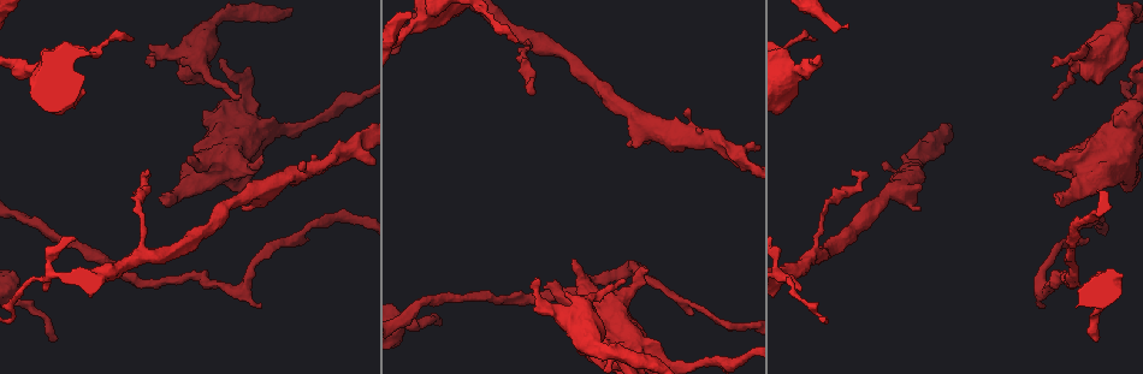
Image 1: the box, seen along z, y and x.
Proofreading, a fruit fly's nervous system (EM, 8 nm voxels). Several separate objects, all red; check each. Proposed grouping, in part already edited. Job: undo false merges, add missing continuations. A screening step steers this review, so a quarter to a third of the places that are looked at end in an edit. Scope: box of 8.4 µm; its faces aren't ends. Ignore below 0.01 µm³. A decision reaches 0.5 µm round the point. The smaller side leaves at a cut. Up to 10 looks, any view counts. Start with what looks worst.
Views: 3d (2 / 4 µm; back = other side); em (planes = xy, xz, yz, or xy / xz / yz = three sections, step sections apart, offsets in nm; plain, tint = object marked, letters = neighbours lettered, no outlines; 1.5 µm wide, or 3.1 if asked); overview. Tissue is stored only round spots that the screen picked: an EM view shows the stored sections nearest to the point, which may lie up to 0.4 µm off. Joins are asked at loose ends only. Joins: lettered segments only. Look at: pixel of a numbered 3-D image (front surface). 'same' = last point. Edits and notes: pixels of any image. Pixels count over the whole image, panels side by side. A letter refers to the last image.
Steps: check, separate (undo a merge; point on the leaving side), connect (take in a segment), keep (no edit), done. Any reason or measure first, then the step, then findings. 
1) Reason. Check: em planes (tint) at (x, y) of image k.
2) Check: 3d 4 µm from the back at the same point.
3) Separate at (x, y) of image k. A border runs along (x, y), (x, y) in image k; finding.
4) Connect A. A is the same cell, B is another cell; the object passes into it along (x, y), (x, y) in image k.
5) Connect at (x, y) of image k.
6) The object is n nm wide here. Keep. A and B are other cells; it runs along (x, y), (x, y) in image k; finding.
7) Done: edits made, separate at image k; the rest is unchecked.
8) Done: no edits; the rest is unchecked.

An open end. Check: 3d 2 µm at (159, 199) of image 1.

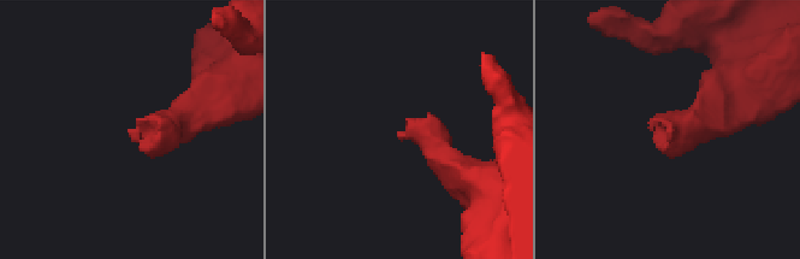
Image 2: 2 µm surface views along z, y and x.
Check: em planes (letters) at (665, 131) of image 2.

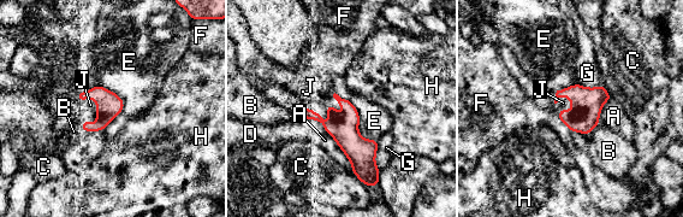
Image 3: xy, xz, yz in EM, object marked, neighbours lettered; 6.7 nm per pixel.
The longest contact is with A, 380 nm. Connect J. J is the same cell, A, B, C, D, E, F, G and H are other cells; the cell continues.

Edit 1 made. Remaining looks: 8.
An open end. Check: 3d 4 µm at (1097, 341) of image 1.

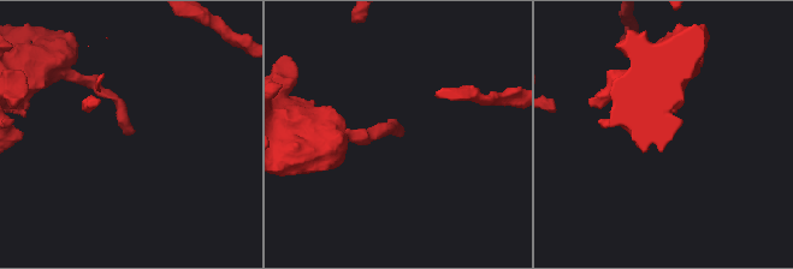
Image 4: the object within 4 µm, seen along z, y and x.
Check: em planes (letters) at (401, 133) of image 4.

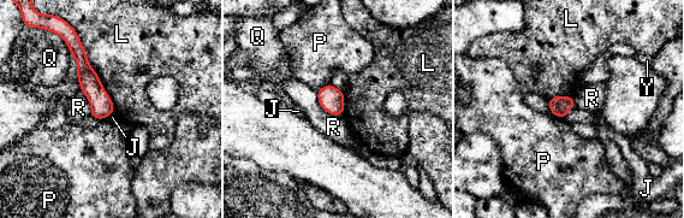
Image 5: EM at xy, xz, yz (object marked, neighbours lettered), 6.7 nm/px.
Keep. J, L, P, Q, R and Y are other cells; it runs along (72, 42), (101, 104), (101, 116) in image 5; none of them fits.

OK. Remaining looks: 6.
Check: 3d 4 µm from the back at (260, 304) of image 1.

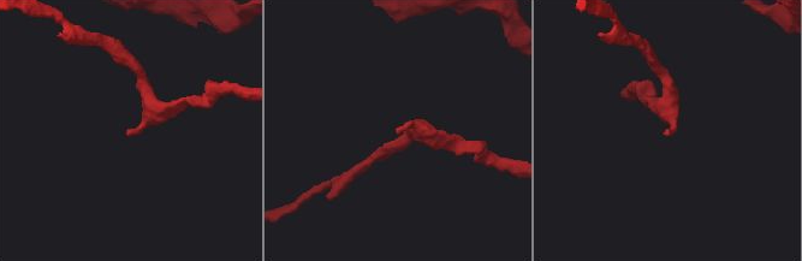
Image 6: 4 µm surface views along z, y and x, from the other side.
The arms are 200, 200 nm wide; shape alone is not enough. Check: em planes (plain) at (667, 131) of image 6.

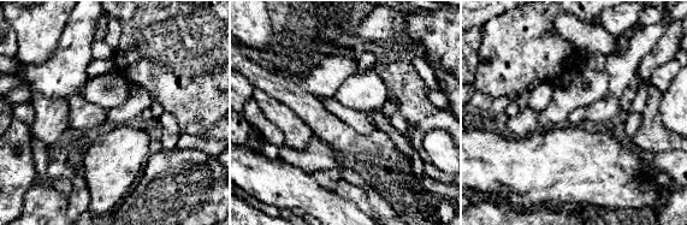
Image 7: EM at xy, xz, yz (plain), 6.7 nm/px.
What lies round it. Check: em planes (letters) at the same point.

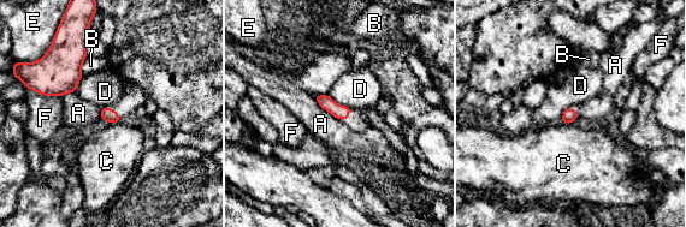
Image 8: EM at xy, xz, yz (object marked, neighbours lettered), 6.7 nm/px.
The object is 90 nm wide here. Keep. A, B, C, D, E and F are other cells; a border runs along (313, 95), (323, 108), (339, 120) in image 8; none of them fits.

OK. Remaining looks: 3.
Done: edits made, connect at image 3; the rest is unchecked.

